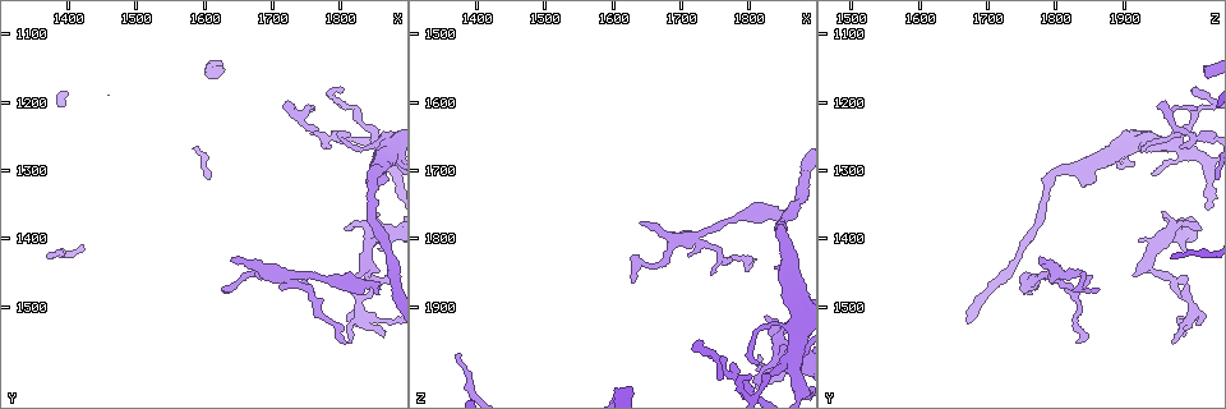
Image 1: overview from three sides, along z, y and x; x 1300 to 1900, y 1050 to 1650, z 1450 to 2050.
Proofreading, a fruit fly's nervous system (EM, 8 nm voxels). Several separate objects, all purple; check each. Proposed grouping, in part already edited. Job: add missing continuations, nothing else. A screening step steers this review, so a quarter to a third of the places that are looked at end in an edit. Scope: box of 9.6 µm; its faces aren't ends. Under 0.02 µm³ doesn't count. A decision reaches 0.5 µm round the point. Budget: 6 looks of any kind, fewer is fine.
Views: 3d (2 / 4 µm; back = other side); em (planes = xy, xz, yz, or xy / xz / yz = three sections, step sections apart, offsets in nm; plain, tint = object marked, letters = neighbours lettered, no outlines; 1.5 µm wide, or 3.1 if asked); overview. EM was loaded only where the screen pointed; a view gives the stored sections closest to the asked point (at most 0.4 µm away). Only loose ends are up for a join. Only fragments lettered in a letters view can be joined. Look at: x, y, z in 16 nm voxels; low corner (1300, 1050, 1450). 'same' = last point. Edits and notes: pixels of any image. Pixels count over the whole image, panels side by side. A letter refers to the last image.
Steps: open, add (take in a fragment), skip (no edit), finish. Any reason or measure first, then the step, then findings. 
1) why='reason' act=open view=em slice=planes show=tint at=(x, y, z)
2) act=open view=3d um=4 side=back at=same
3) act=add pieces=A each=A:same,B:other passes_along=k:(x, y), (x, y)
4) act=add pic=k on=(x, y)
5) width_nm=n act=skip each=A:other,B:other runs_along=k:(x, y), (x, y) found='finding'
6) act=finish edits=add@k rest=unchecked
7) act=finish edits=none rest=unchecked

why='thin end' act=open view=em slice=planes show=letters at=(1860, 1485, 1765)

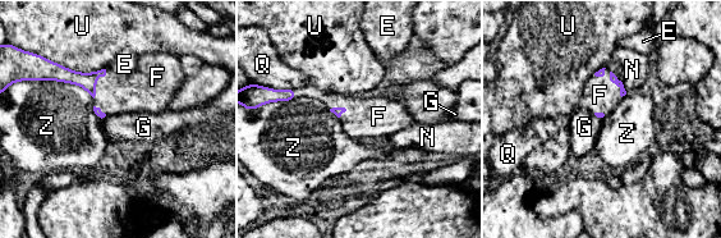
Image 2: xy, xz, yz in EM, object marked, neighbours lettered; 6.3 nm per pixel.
act=add pieces=F each=E:other,F:same,G:other,N:other,Q:other,U:other,Z:other passes_along=2:(56, 72), (95, 82), (115, 95) found='it goes on there'

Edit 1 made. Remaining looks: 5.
why='thin end' act=open view=3d um=4 at=(1805, 1555, 1830)

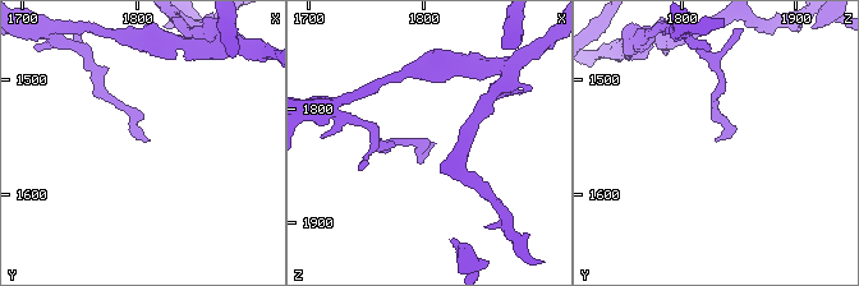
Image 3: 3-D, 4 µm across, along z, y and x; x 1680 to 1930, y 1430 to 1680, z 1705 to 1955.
why='need the tissue' act=open view=em slice=planes show=letters at=(1806, 1552, 1828)

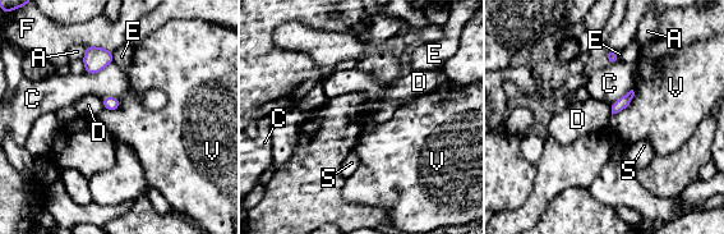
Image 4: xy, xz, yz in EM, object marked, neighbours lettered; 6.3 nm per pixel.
act=skip each=A:other,C:other,D:other,E:other,F:other,S:other,V:other border=4:(100, 97), (105, 109) found='none of them fits'

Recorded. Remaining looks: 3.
act=open view=overview

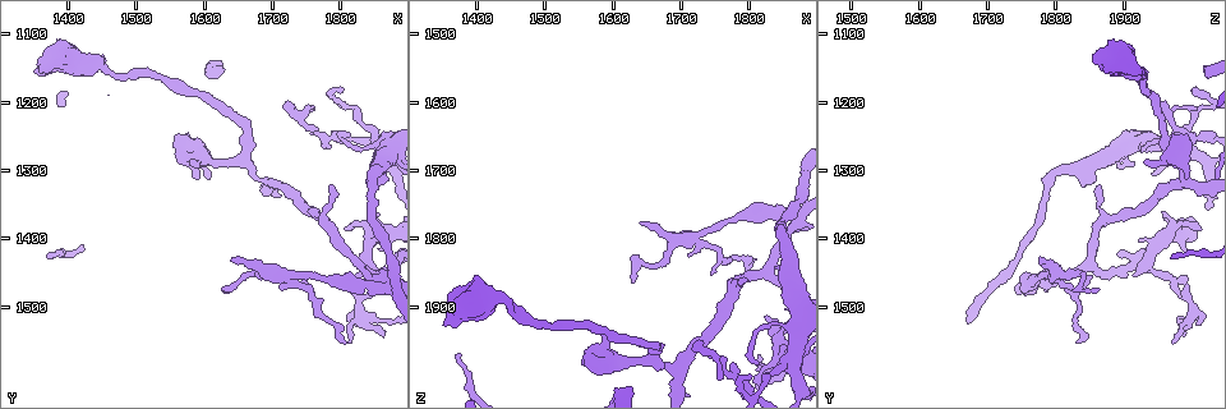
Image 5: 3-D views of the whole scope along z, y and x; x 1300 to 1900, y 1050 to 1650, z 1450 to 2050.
why='branch stops here' act=open view=3d um=2 at=(1560, 1255, 1970)

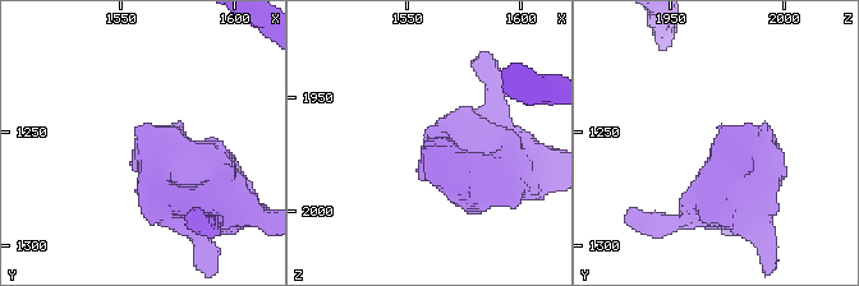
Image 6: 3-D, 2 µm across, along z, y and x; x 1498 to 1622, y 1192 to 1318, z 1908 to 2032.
why='need the tissue' act=open view=em slice=xy step=8 show=letters at=(1557, 1252, 1973)

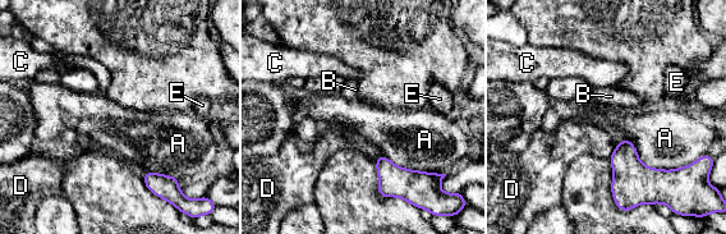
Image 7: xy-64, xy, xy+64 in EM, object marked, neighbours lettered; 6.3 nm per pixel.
act=skip each=A:other,B:other,C:other,D:other,E:other border=7:(615, 147), (609, 157) found='no lettered fragment goes on from it'

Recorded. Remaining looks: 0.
act=finish edits=add@2 rest=unchecked

